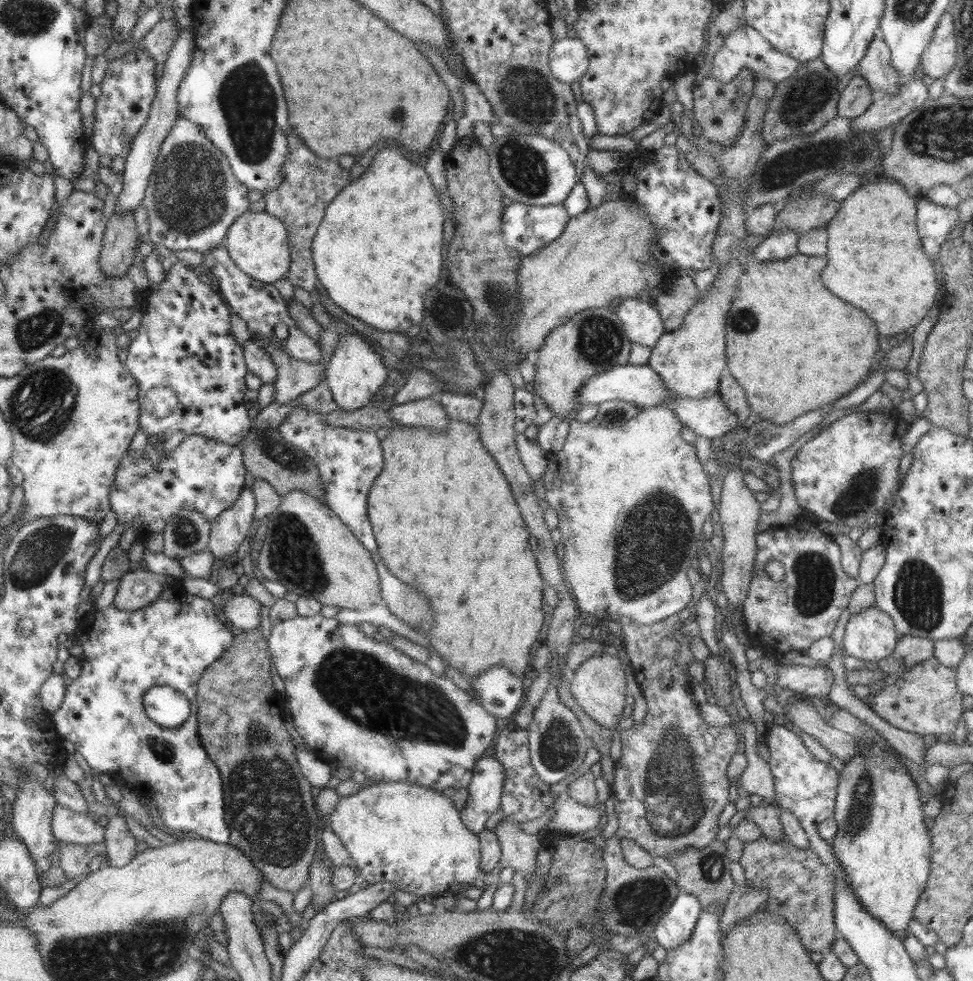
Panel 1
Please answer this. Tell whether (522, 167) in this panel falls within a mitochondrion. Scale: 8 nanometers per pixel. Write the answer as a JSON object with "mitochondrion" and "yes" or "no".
{"mitochondrion":"yes"}

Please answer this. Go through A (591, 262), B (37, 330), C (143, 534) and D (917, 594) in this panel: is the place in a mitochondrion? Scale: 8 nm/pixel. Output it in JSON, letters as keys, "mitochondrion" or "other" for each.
{"A":"other","B":"mitochondrion","C":"other","D":"mitochondrion"}

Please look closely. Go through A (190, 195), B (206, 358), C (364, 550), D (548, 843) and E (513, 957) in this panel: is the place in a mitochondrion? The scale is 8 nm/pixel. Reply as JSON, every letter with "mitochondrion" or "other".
{"A":"mitochondrion","B":"other","C":"other","D":"other","E":"mitochondrion"}

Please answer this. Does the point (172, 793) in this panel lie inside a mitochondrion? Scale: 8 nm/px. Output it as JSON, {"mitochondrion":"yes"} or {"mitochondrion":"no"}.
{"mitochondrion":"no"}

